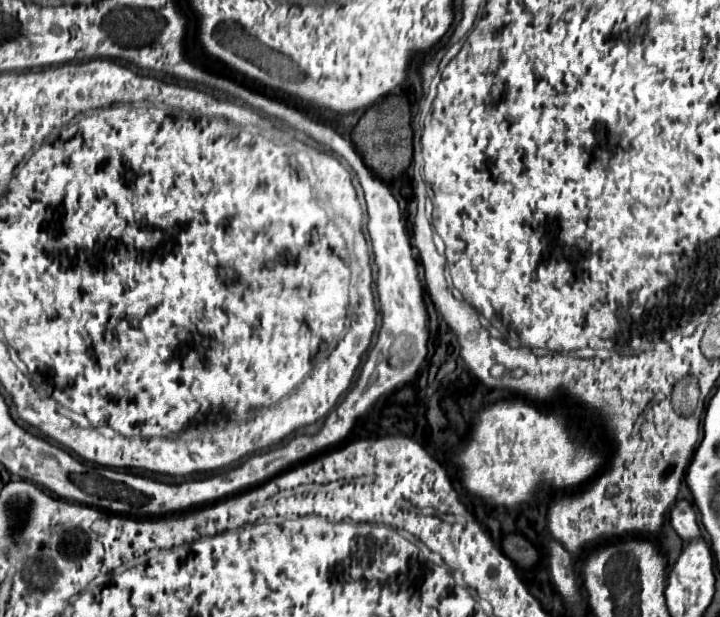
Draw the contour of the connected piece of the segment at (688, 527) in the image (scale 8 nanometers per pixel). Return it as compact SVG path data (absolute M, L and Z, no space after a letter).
M687 499L677 501L677 505L671 509L671 525L685 543L689 543L691 539L695 539L699 535L697 513Z

